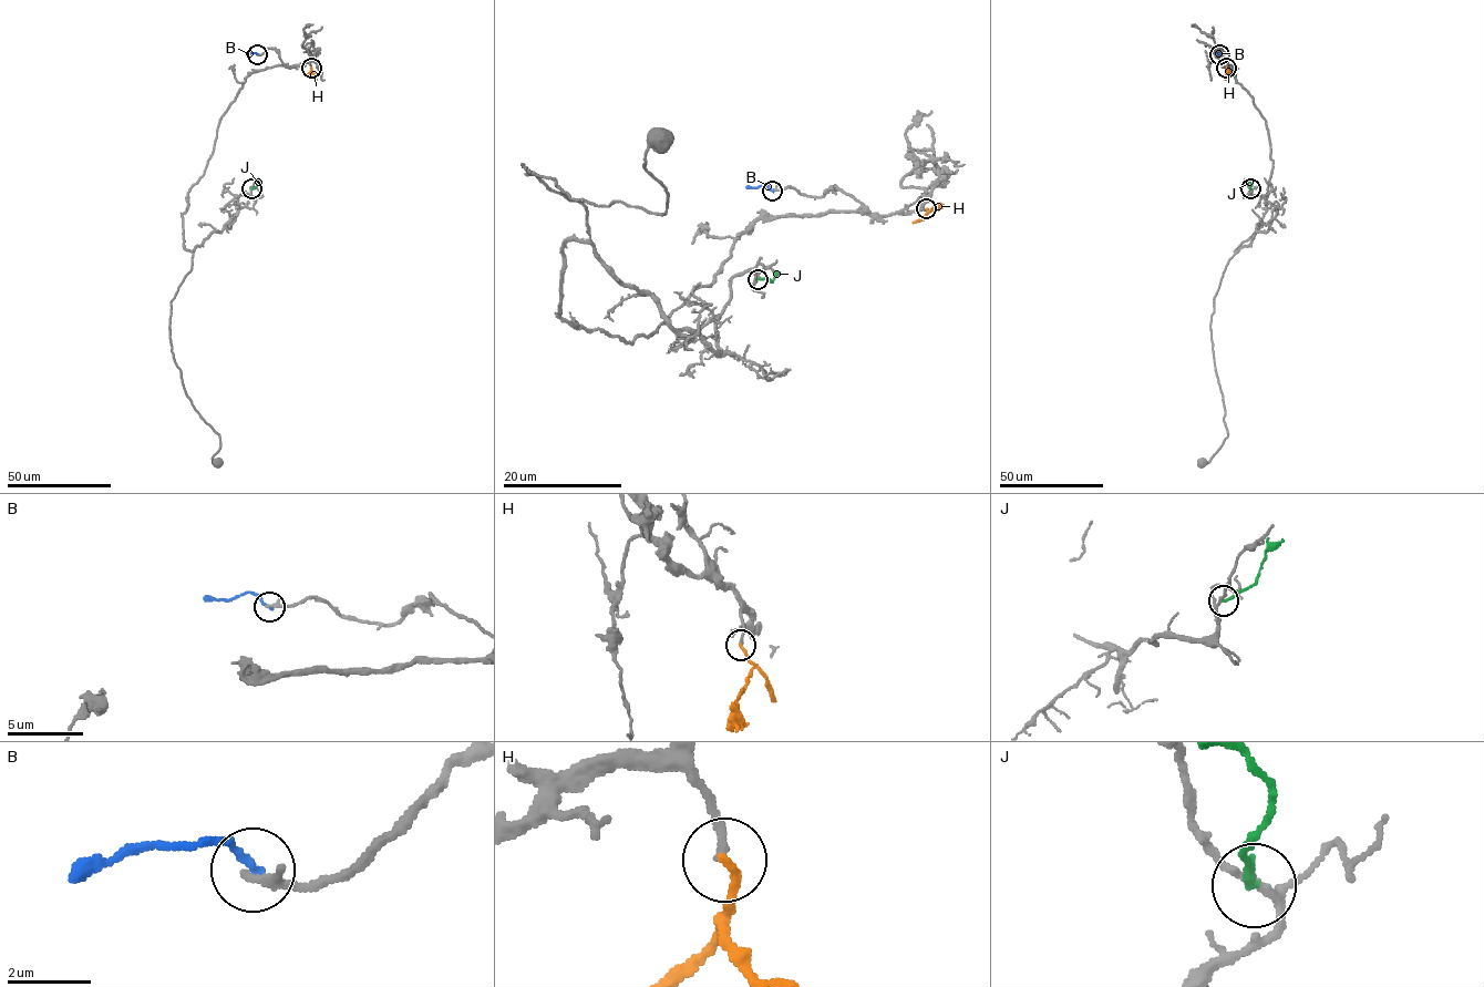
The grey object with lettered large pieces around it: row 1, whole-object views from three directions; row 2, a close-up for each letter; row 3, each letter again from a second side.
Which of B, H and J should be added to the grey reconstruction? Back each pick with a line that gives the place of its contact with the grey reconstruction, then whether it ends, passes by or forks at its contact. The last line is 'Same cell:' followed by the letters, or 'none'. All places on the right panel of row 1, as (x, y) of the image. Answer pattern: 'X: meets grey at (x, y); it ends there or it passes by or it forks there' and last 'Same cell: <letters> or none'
H: meets grey at (1226, 68); it ends there
Same cell: H

